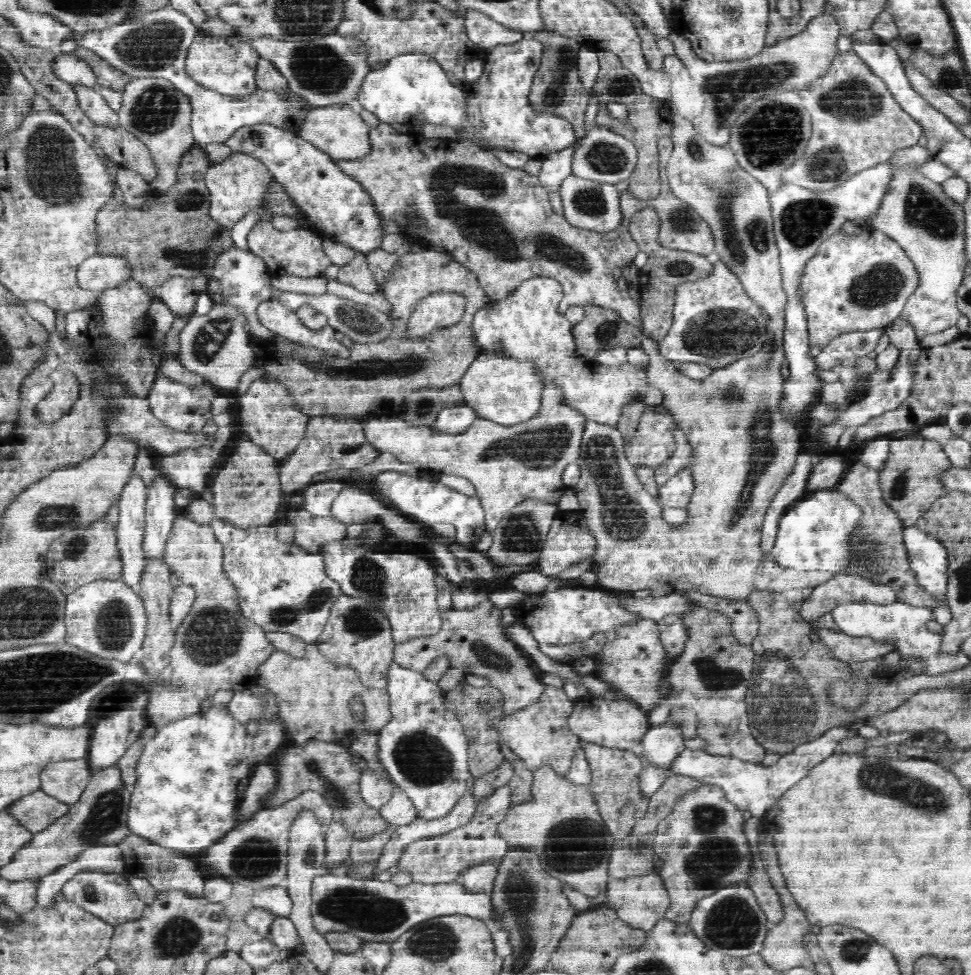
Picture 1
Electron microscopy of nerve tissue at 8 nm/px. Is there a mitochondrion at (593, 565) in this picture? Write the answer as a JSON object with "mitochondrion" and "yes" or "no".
{"mitochondrion":"no"}

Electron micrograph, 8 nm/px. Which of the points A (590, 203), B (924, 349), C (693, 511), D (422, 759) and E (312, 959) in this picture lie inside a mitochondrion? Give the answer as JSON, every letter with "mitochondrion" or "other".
{"A":"mitochondrion","B":"other","C":"other","D":"mitochondrion","E":"other"}

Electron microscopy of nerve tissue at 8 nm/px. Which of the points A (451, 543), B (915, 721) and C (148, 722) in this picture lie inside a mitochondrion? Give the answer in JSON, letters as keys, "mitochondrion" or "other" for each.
{"A":"other","B":"other","C":"other"}

